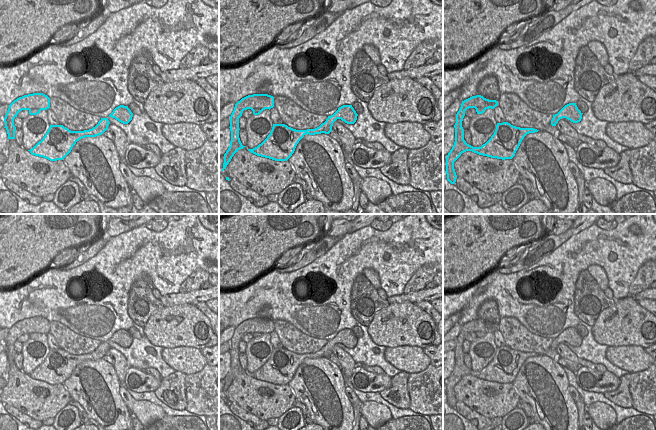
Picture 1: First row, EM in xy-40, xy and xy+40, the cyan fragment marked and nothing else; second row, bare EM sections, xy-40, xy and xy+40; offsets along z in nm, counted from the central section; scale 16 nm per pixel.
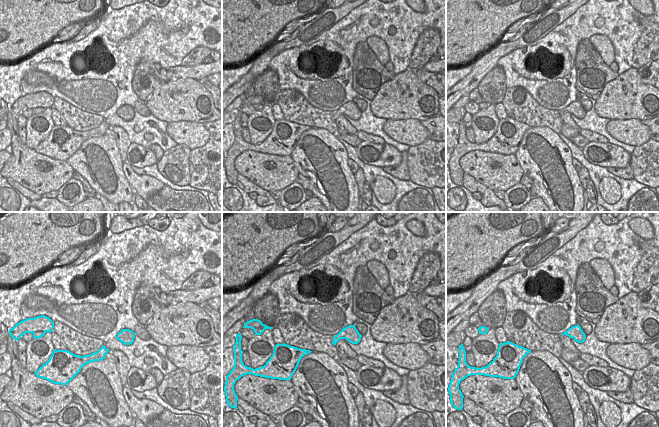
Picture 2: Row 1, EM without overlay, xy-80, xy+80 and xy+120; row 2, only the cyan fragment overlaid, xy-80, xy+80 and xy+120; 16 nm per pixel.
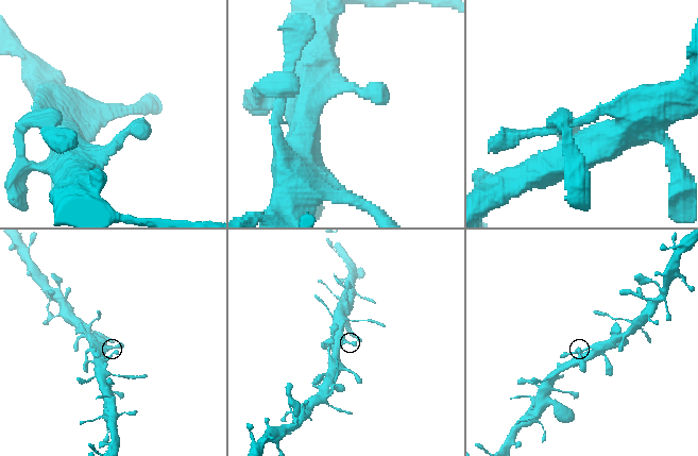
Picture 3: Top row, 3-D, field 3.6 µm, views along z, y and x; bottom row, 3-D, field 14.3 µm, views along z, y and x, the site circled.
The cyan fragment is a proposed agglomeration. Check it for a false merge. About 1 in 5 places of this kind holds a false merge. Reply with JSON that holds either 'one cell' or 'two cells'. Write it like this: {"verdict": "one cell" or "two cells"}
{"verdict": "one cell"}

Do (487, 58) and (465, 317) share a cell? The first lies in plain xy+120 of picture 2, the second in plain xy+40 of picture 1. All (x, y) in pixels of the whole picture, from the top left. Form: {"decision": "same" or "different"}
{"decision": "different"}

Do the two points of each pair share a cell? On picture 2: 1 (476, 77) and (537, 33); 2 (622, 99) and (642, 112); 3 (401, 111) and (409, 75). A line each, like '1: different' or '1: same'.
1: same
2: same
3: same

